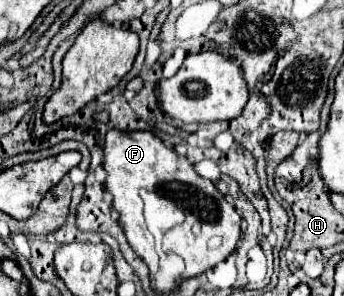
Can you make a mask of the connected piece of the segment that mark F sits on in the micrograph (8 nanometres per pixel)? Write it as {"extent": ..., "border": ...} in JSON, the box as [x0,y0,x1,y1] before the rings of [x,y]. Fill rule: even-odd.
{"extent":[102,129,240,277],"border":[[[110,129],[106,133],[106,145],[104,145],[104,163],[102,167],[108,171],[106,177],[106,191],[112,193],[114,197],[114,209],[120,213],[120,225],[126,233],[126,239],[130,247],[144,259],[144,263],[150,267],[150,273],[154,275],[160,267],[158,253],[154,249],[154,237],[146,229],[146,219],[144,219],[144,203],[140,197],[140,189],[156,191],[164,195],[166,199],[174,201],[182,213],[186,215],[186,221],[182,223],[182,229],[186,229],[190,235],[198,235],[198,241],[206,243],[206,261],[200,265],[198,259],[192,259],[190,265],[186,265],[184,277],[196,277],[202,267],[212,269],[218,263],[226,261],[232,251],[236,249],[236,243],[240,239],[240,215],[236,209],[226,201],[226,197],[216,189],[216,185],[200,175],[196,175],[194,167],[186,157],[176,155],[174,149],[166,147],[162,139],[158,139],[152,131],[118,131]]]}

